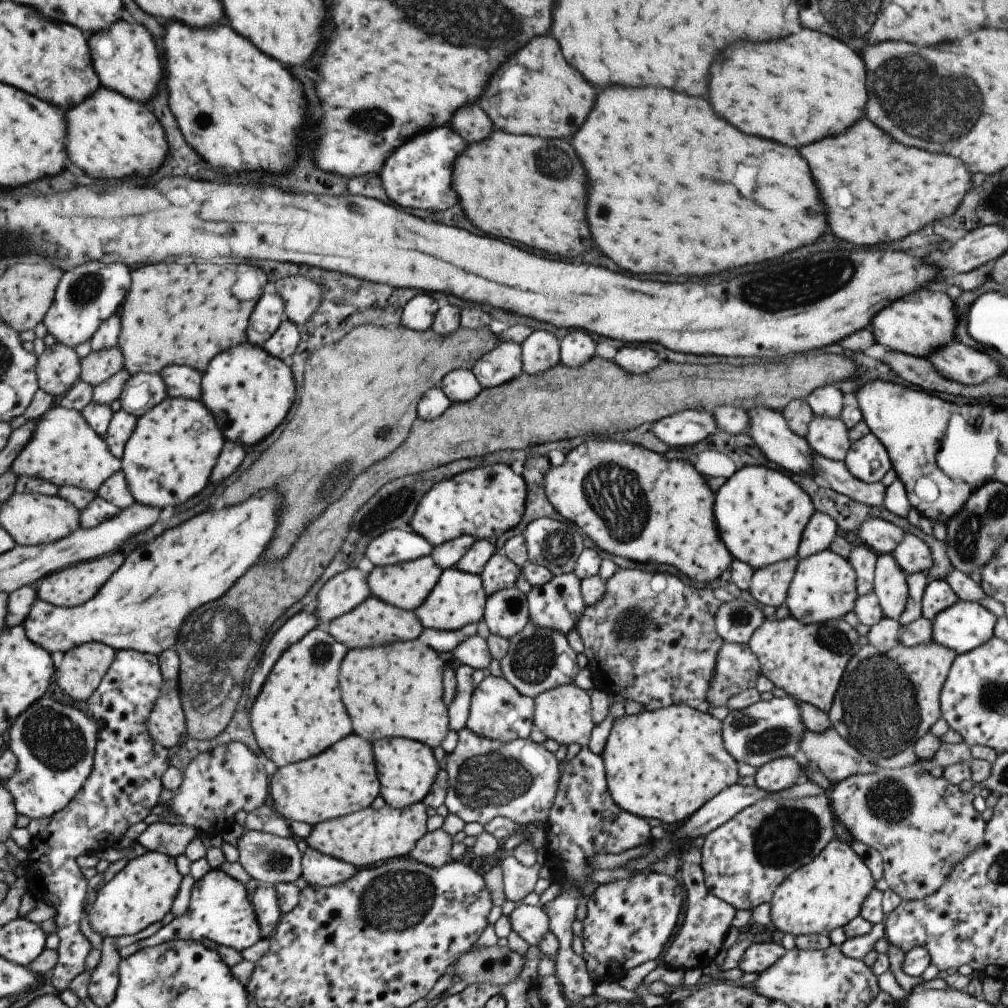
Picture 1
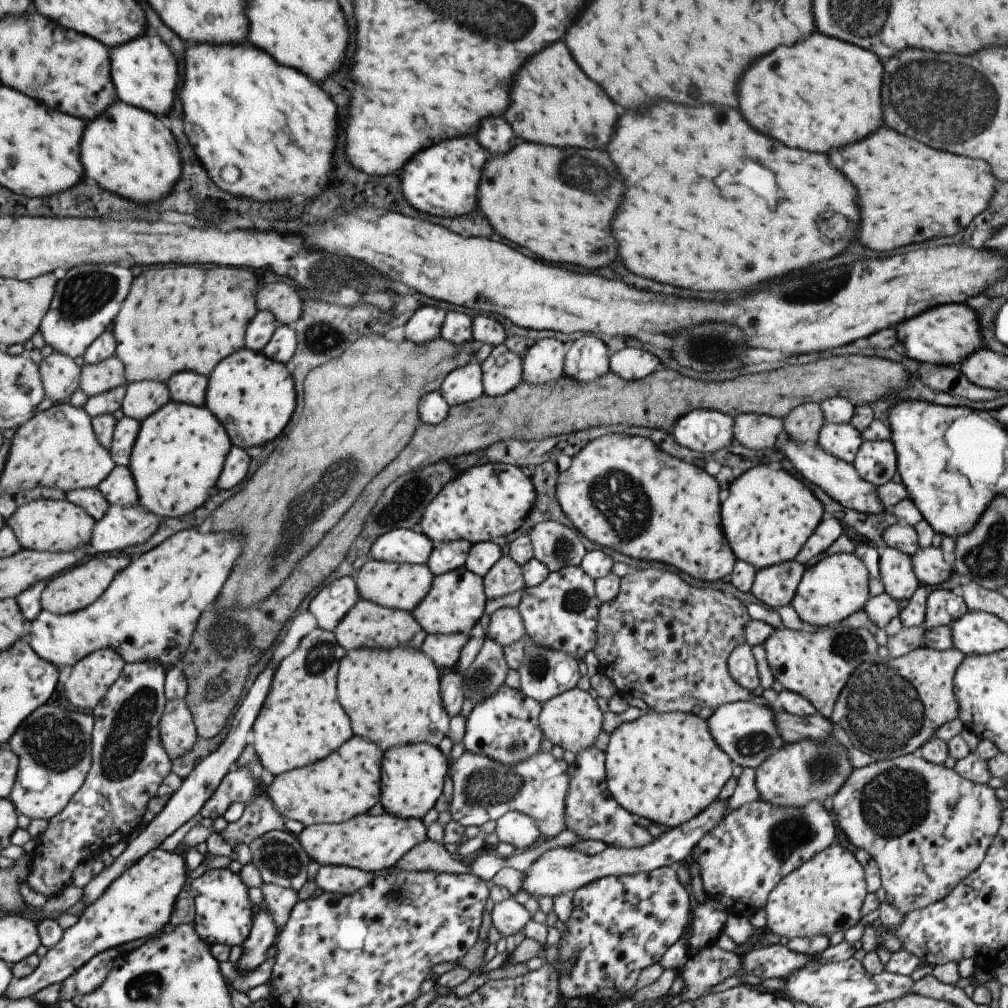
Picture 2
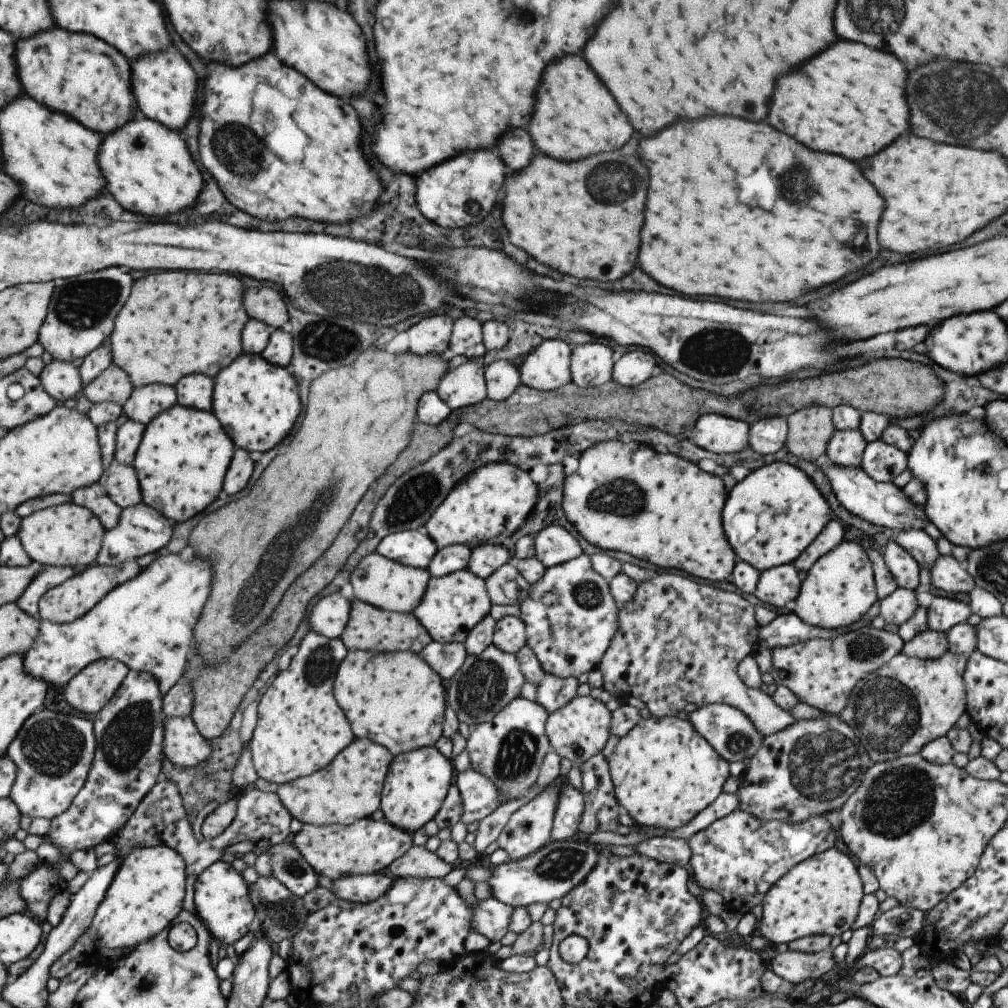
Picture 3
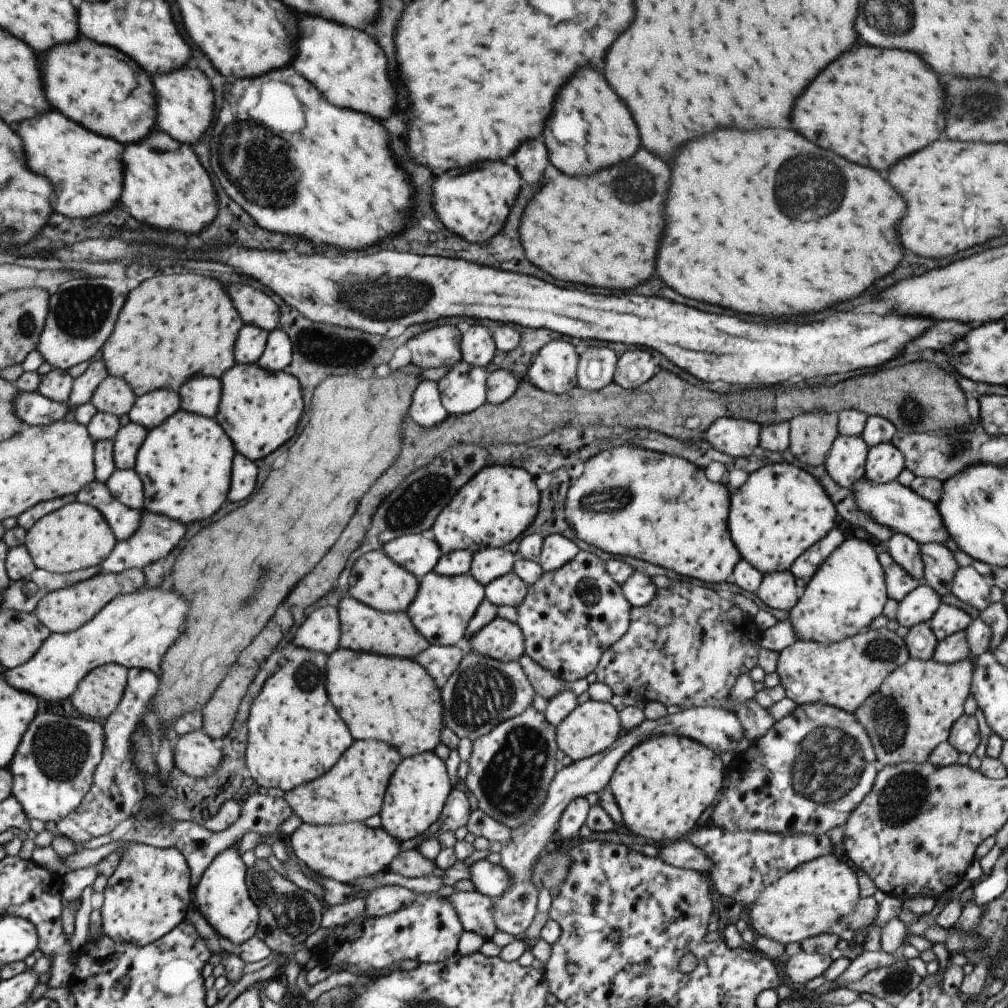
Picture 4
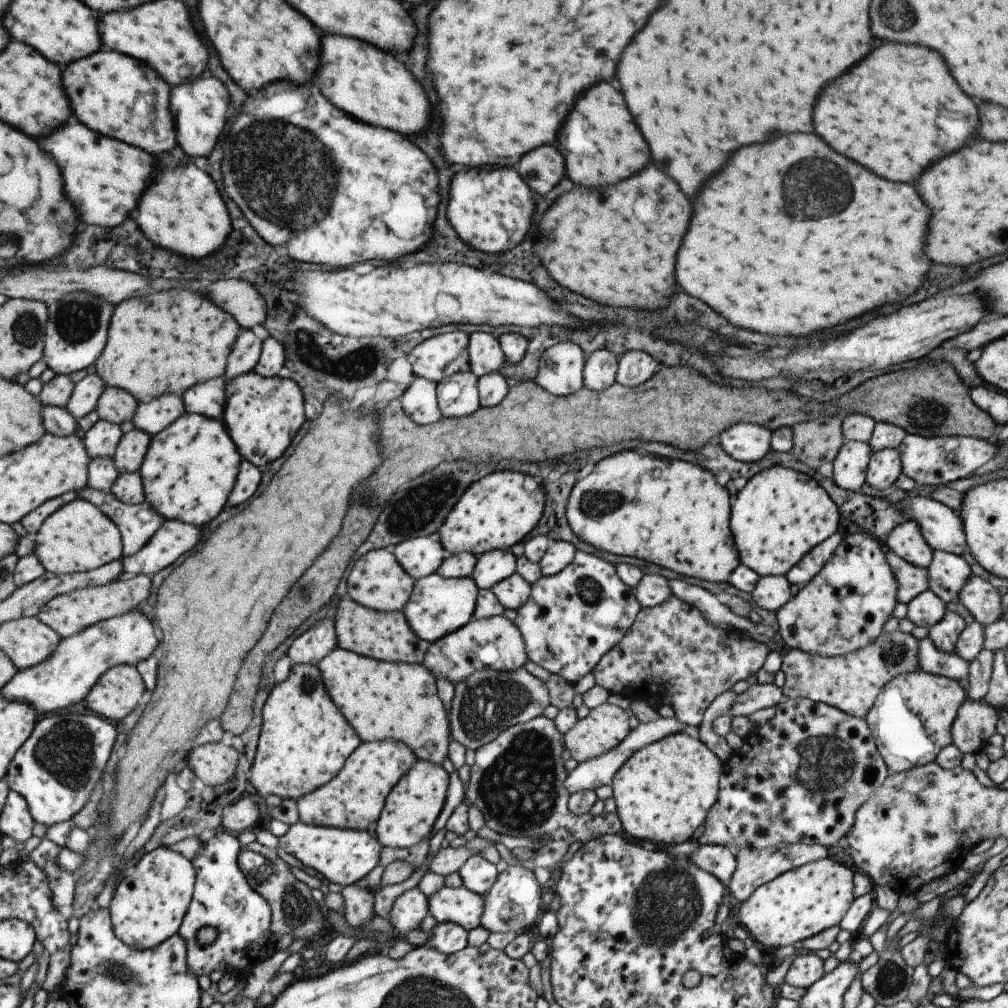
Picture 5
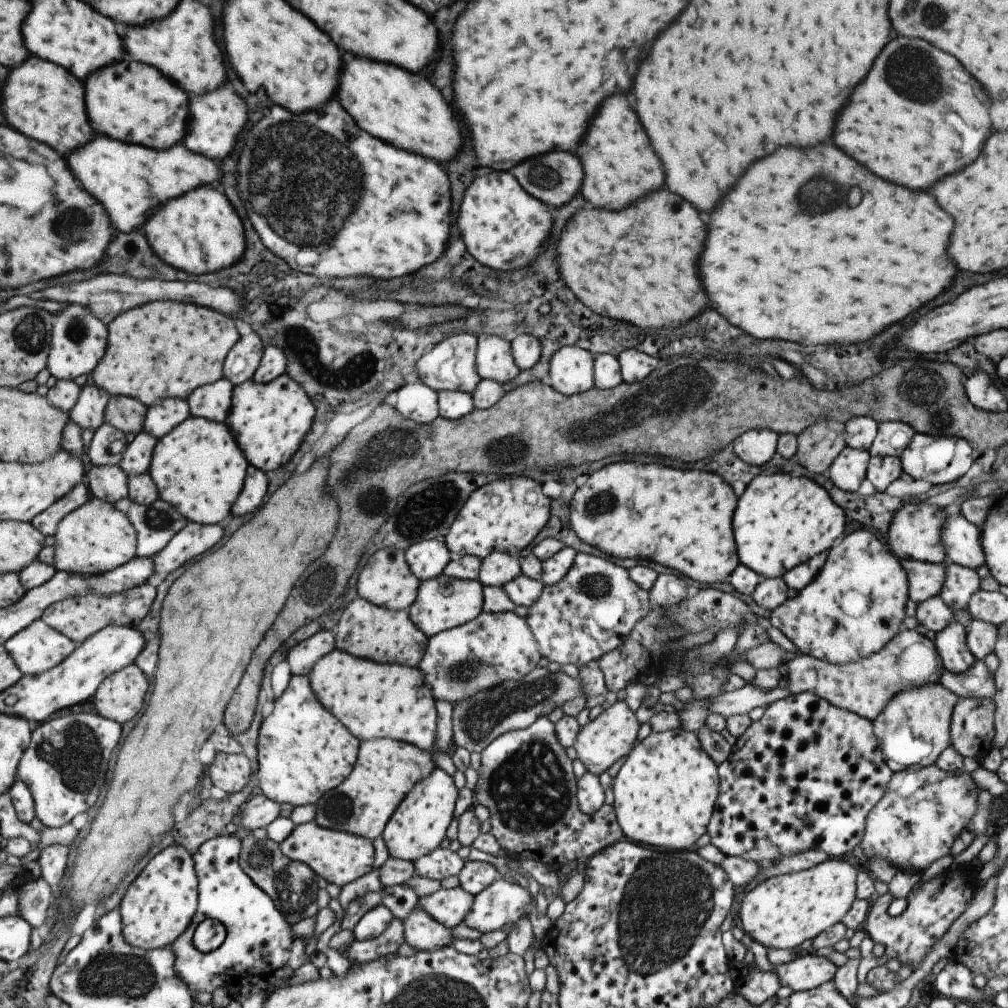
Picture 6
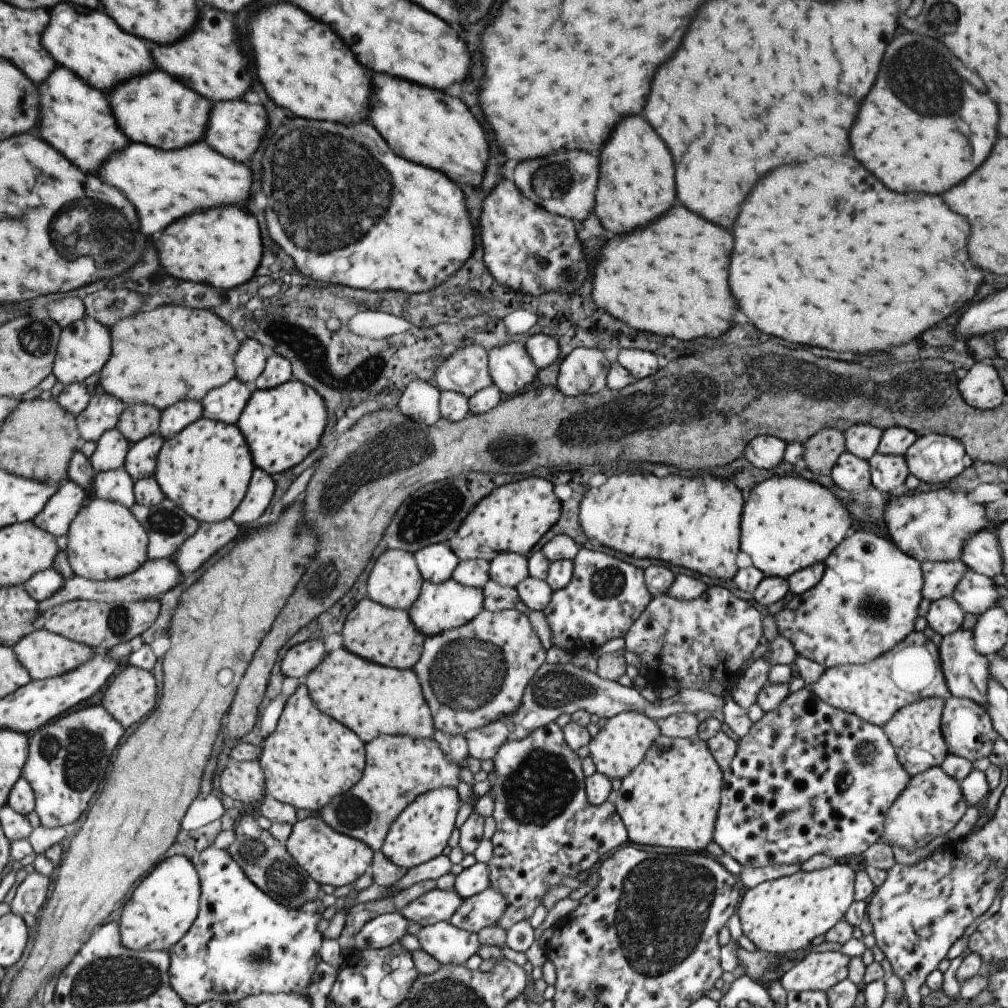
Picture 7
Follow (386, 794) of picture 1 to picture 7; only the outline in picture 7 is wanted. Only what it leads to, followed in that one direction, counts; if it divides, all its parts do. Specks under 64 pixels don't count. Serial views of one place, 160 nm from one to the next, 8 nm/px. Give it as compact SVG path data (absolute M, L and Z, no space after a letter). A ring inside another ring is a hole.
M439 787L419 795L390 824L380 851L389 862L405 870L423 864L447 851L448 838L455 826L455 814L461 805L453 787Z

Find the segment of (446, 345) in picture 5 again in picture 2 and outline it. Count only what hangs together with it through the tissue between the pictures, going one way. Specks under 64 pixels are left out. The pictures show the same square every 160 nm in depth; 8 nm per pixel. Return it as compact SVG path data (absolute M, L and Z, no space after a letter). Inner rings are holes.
M420 306L404 324L404 338L417 344L440 338L440 328L446 312L433 306Z

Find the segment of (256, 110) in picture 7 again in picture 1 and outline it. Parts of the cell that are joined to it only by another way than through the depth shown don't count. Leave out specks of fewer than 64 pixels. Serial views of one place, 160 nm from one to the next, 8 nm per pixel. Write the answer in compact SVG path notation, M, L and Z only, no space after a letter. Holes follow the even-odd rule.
M119 20L108 29L87 36L87 42L92 67L101 87L143 104L156 95L157 84L163 78L163 68L153 38L141 24L127 24Z

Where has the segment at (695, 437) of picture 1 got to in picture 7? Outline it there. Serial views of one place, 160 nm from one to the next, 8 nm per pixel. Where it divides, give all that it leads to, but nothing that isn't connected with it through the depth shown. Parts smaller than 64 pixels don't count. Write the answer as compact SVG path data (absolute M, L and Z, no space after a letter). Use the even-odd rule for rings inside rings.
M757 435L746 444L743 456L757 468L773 468L784 455L786 443L769 435Z

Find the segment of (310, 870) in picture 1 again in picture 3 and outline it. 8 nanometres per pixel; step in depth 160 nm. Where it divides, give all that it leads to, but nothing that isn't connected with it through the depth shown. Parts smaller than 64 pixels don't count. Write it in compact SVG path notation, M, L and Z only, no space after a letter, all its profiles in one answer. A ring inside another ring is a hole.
M385 872L368 875L343 875L333 881L331 892L337 899L369 903L390 889L393 877Z

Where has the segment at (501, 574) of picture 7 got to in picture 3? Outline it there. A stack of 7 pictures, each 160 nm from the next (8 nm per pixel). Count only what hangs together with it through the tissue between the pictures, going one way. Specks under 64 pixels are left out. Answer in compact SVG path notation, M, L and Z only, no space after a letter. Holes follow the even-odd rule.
M480 544L470 549L466 569L485 580L500 566L513 561L511 553L501 544Z

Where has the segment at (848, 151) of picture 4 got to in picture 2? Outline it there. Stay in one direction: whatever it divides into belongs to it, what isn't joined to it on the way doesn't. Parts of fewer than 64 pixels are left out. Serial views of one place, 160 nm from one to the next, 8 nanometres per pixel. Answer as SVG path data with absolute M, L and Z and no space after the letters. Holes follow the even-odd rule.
M813 32L807 40L797 42L791 48L779 46L771 54L761 56L739 80L739 108L747 124L755 130L769 134L789 148L801 148L809 152L829 152L863 140L873 134L881 124L881 62L879 58L863 48L847 42L827 38Z

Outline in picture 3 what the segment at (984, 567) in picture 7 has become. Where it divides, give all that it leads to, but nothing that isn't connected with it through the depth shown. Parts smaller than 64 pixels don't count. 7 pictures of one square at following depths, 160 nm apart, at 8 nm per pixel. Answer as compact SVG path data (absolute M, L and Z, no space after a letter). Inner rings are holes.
M830 464L830 466L823 465L820 467L824 472L825 478L829 481L838 503L851 515L890 531L892 528L897 528L897 530L901 531L921 530L928 523L923 506L916 506L914 502L911 502L903 494L901 488L895 486L892 482L877 482L868 474L865 474L860 466L857 468L845 468Z

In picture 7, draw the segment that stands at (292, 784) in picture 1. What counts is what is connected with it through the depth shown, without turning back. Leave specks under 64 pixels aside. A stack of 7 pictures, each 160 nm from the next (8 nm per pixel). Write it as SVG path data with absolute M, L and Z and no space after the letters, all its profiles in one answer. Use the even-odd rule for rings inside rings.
M377 735L364 743L364 767L361 778L343 794L334 796L318 815L321 820L338 833L350 836L366 844L373 852L379 851L390 824L399 813L419 795L439 787L453 787L460 781L458 772L462 767L449 760L433 737L411 738L407 735Z

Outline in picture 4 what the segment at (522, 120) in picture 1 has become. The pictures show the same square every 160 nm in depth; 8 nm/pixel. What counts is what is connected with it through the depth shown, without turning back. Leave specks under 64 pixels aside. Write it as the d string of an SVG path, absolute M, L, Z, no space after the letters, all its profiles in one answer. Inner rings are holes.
M589 68L577 70L559 90L542 136L553 166L569 176L587 176L619 164L639 148L639 134L625 104L615 96L603 76ZM583 114L587 118L583 118Z

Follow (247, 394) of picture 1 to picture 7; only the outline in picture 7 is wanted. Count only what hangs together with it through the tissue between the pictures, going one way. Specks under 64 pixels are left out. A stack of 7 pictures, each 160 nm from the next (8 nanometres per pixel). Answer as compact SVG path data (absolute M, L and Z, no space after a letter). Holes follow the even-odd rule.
M291 378L272 389L253 389L235 426L248 446L255 468L271 476L293 468L317 448L325 423L323 399L310 386Z

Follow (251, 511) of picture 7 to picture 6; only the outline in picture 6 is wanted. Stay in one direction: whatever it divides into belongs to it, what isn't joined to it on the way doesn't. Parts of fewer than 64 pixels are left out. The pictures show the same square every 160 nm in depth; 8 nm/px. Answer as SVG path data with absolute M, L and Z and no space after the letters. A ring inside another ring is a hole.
M249 465L246 468L245 484L231 508L231 514L235 516L243 516L243 514L249 514L253 512L261 502L263 502L263 496L267 492L267 478L261 470L257 470L253 465Z

